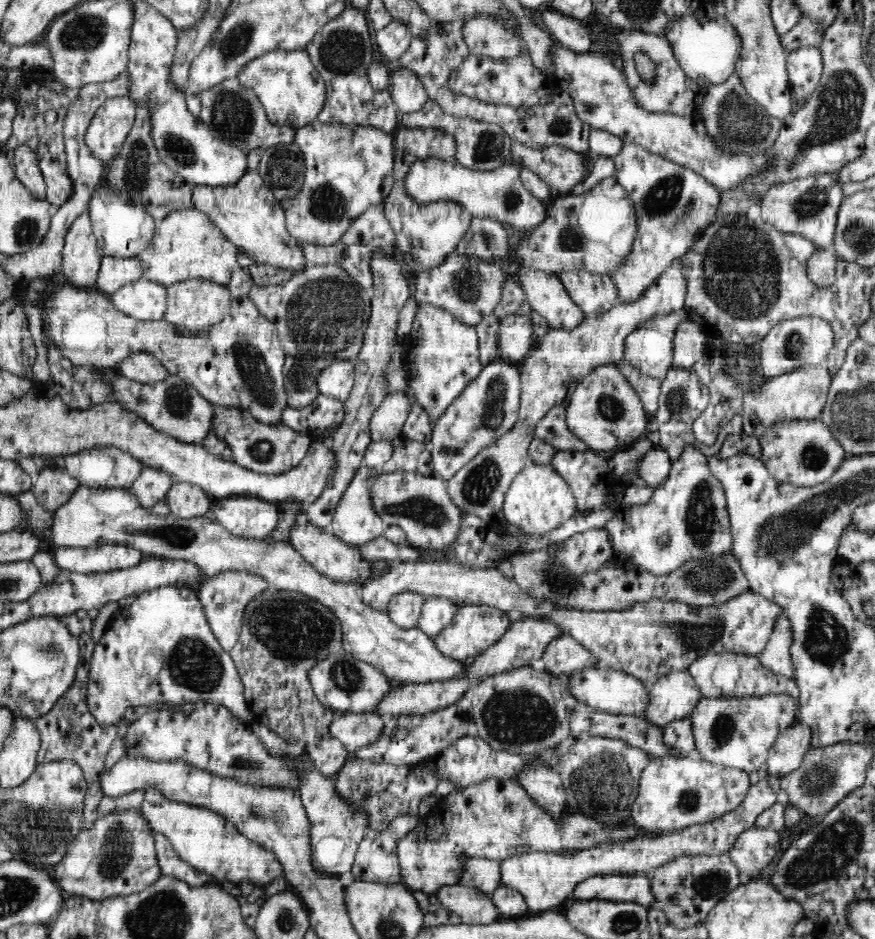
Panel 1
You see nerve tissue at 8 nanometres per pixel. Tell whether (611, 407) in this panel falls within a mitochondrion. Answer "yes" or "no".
yes

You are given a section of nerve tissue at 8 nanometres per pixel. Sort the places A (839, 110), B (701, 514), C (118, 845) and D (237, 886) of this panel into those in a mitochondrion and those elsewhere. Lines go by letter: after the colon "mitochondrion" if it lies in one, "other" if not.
A: mitochondrion
B: mitochondrion
C: mitochondrion
D: other

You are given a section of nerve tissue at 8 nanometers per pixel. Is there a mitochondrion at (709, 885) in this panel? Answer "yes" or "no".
yes

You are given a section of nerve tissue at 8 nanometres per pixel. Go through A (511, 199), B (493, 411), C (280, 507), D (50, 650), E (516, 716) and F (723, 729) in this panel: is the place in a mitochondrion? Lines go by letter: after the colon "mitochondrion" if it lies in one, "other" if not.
A: mitochondrion
B: mitochondrion
C: other
D: mitochondrion
E: mitochondrion
F: mitochondrion

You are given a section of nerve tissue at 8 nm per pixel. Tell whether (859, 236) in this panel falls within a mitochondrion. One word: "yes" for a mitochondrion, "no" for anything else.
yes

